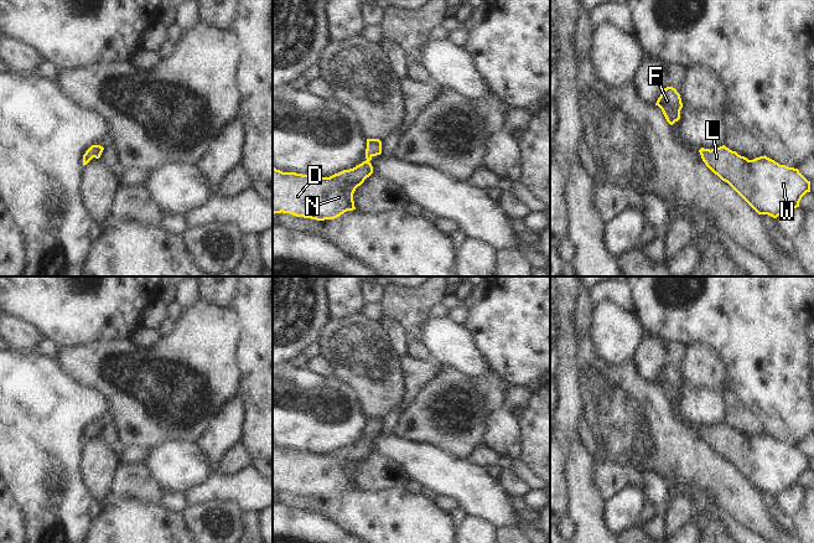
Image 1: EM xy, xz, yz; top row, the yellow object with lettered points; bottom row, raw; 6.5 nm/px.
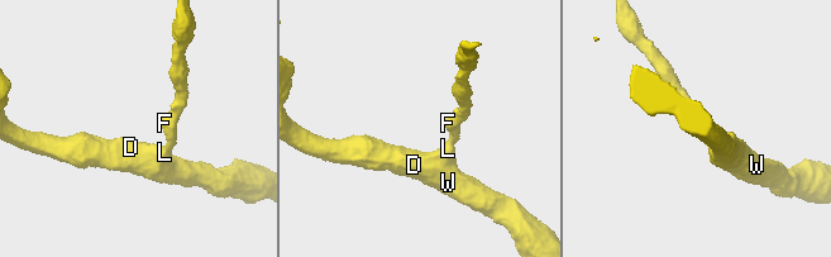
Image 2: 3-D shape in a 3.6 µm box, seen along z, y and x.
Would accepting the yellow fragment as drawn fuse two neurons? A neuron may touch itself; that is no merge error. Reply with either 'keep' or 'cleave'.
keep

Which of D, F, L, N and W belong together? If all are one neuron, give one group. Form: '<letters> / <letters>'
D F L N W

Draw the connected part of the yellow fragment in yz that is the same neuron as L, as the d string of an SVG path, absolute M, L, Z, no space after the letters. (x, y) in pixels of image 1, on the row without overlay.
M725 423L711 428L701 425L699 430L705 443L727 460L758 492L777 496L799 485L802 475L810 470L810 459L798 446L779 443L766 433L748 438Z

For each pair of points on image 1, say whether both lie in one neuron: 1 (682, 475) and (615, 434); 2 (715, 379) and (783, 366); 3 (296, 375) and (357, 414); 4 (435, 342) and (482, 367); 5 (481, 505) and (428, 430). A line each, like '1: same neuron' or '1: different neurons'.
1: same neuron
2: different neurons
3: same neuron
4: same neuron
5: different neurons

